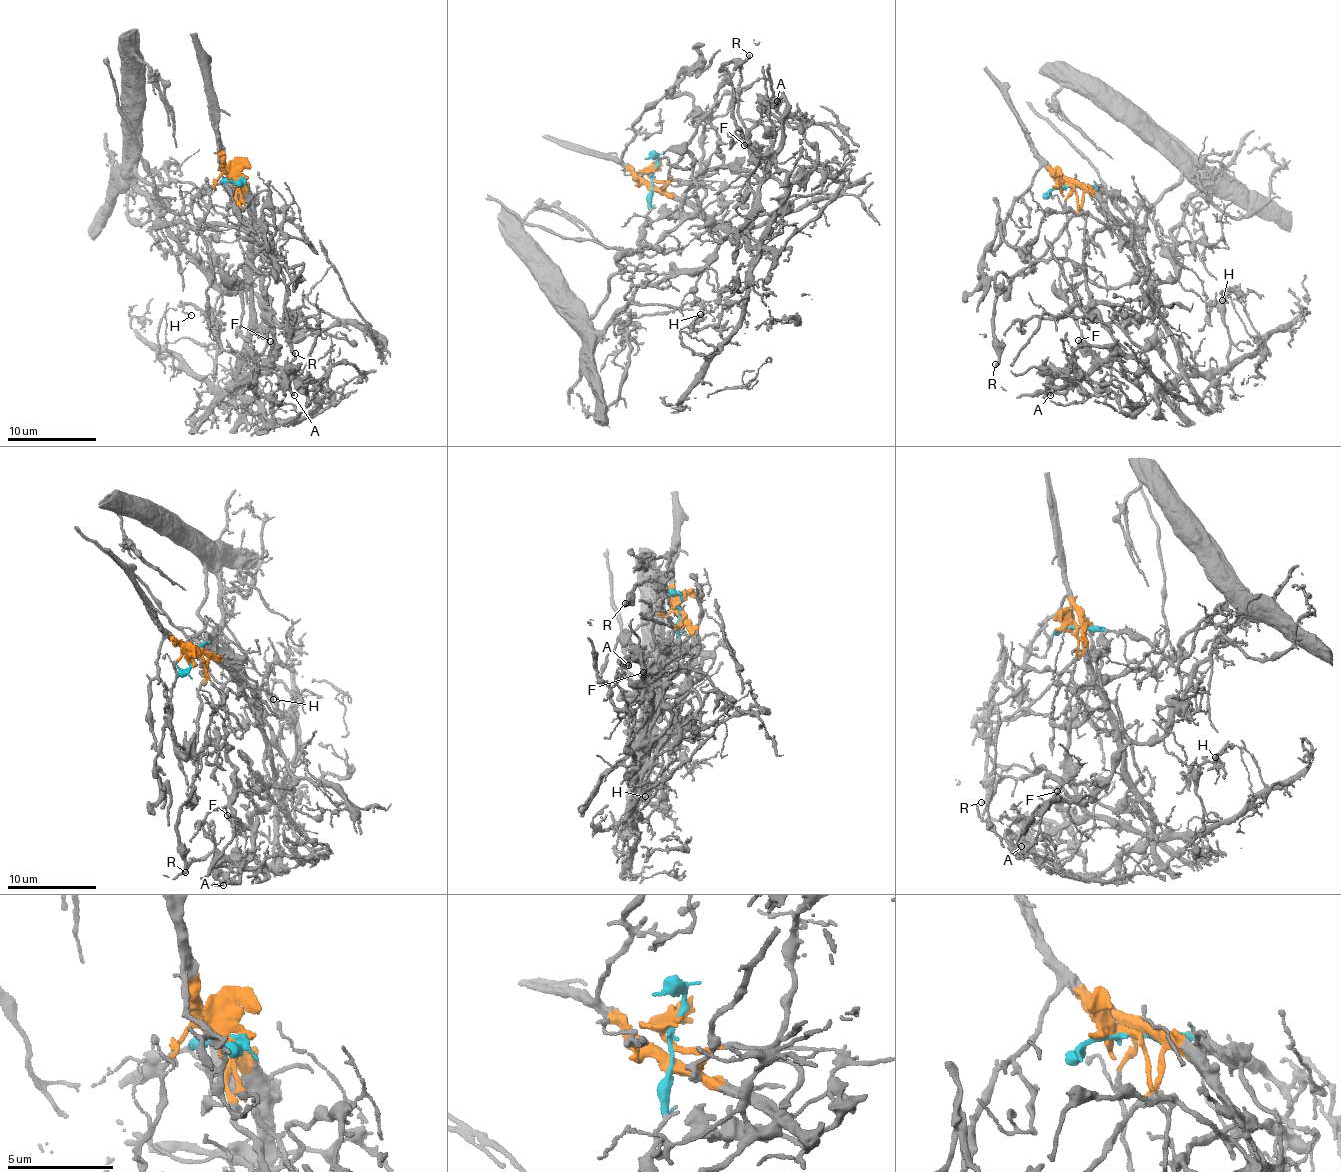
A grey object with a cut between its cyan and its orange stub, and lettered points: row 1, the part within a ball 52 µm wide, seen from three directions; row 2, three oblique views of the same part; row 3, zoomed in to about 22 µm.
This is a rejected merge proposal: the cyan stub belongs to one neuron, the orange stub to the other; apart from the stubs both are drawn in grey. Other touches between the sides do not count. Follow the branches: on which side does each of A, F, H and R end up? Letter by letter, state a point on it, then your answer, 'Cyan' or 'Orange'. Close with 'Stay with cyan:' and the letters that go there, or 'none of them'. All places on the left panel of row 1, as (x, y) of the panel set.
A: Place: (294, 395). Orange
F: Place: (270, 341). Orange
H: Place: (191, 315). Cyan
R: Place: (295, 353). Orange
Stay with cyan: H

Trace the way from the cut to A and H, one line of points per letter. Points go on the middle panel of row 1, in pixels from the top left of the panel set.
A: (651, 177), (660, 183), (693, 179), (737, 163), (763, 178), (781, 134), (779, 121), (764, 107), (777, 101)
H: (652, 174), (639, 251), (591, 326), (709, 268), (725, 302), (701, 315)

